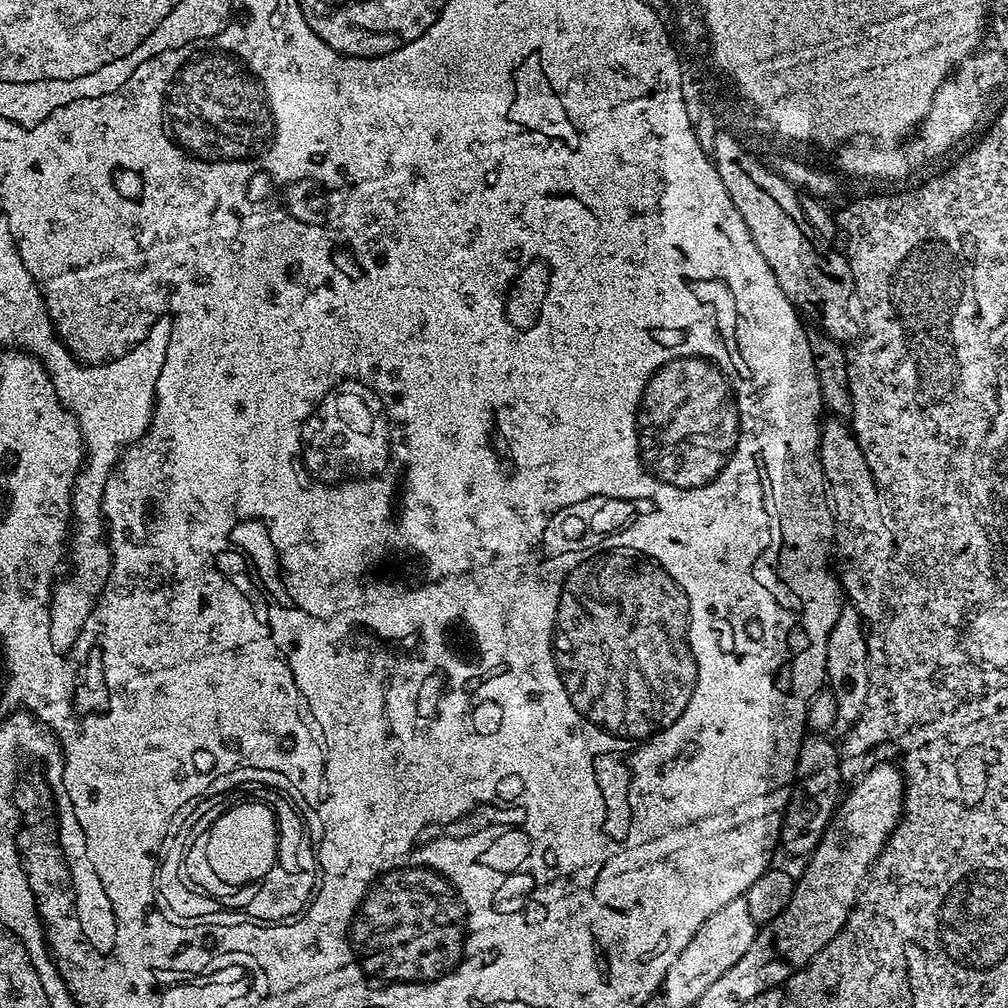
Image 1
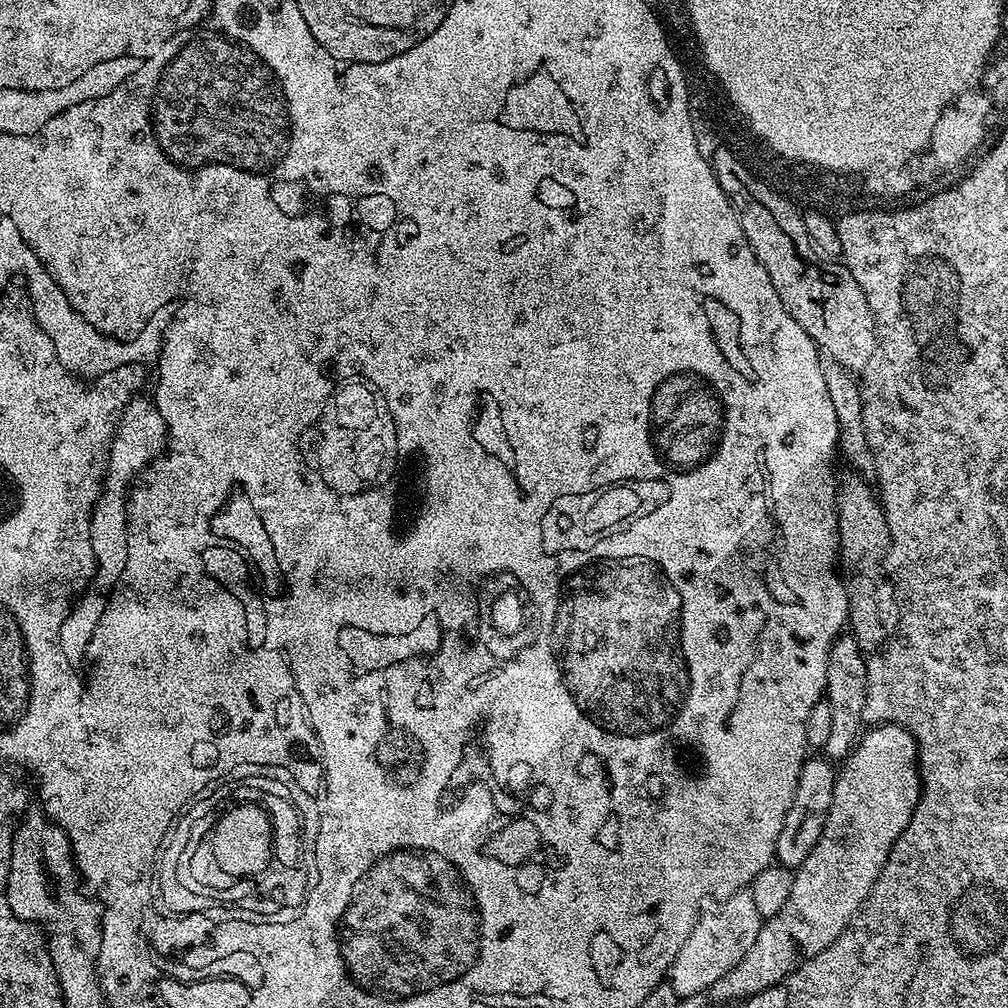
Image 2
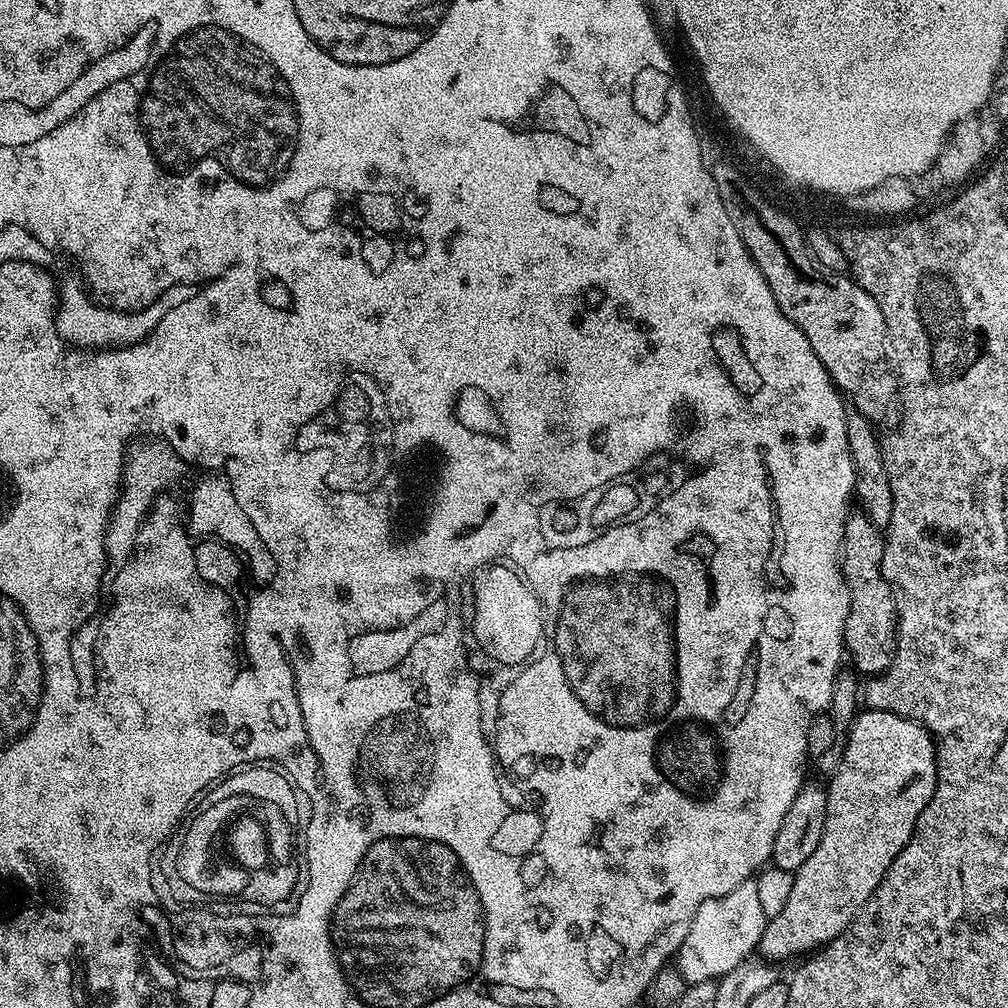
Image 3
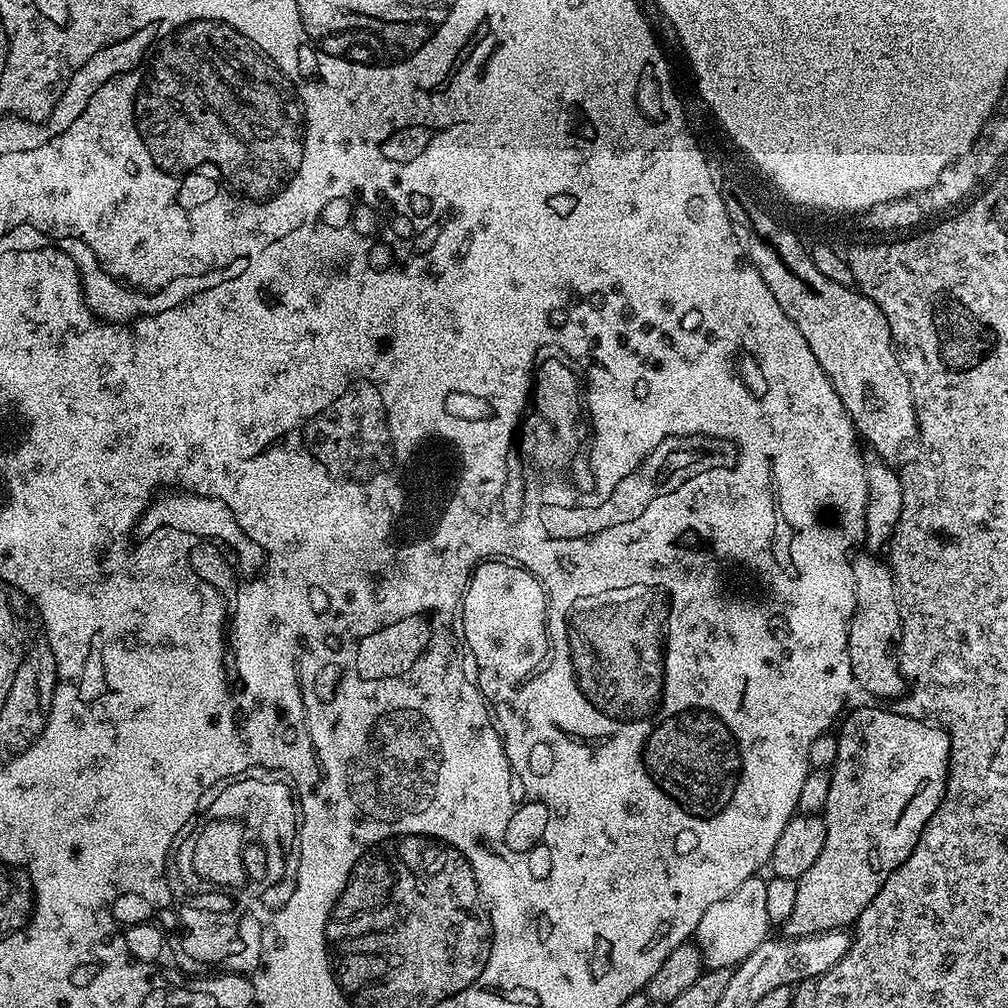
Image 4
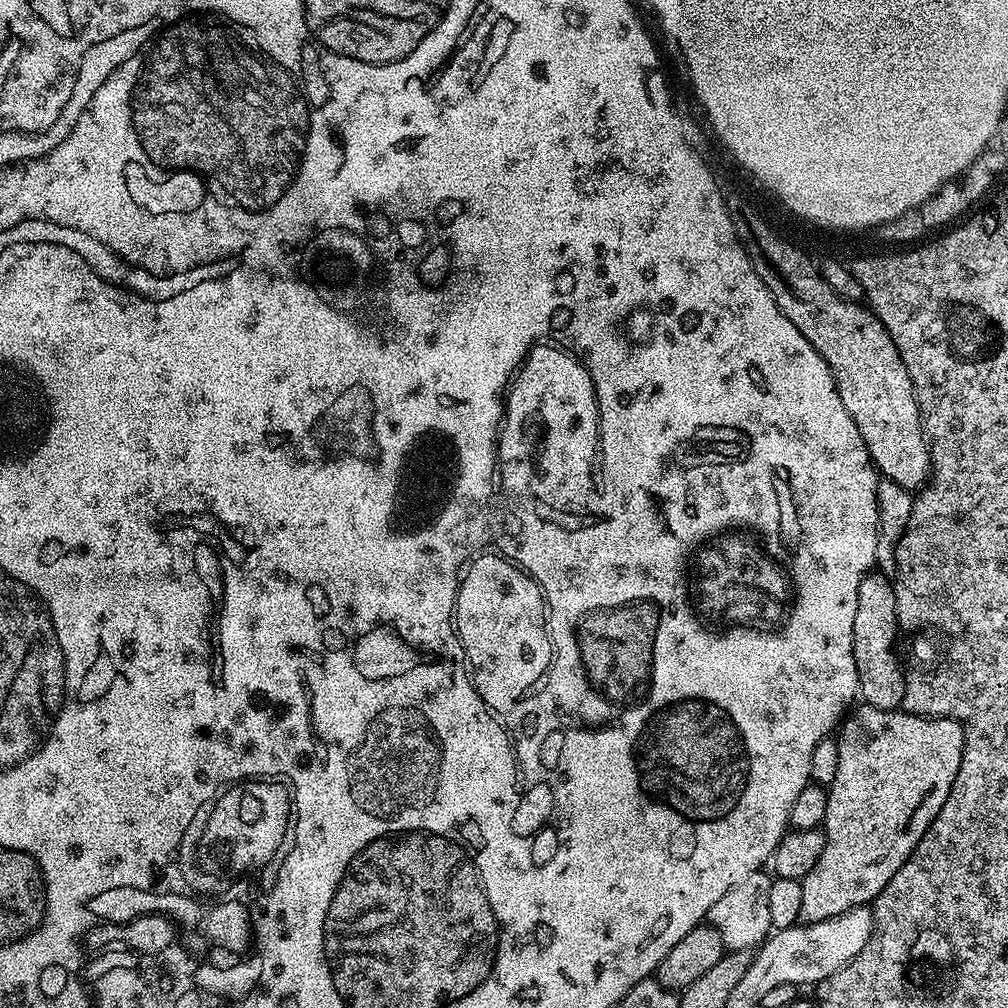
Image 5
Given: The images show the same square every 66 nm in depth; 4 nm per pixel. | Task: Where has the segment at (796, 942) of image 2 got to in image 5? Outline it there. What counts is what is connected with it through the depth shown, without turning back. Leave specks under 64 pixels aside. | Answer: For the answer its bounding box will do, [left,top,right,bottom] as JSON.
[800,703,964,924]

